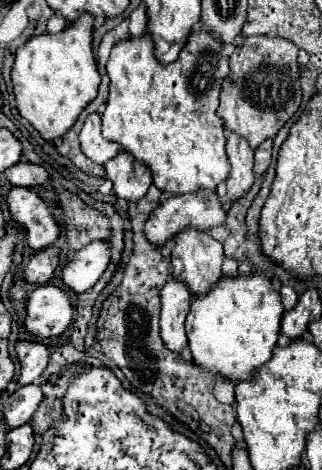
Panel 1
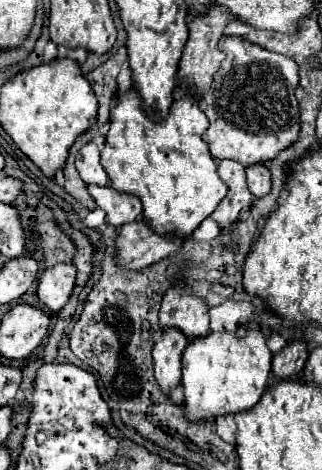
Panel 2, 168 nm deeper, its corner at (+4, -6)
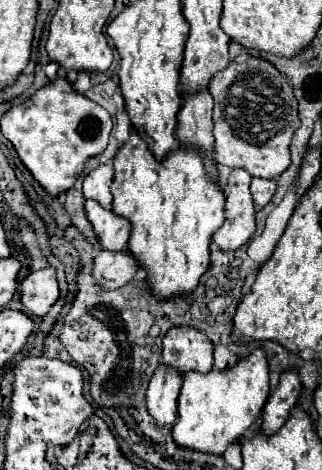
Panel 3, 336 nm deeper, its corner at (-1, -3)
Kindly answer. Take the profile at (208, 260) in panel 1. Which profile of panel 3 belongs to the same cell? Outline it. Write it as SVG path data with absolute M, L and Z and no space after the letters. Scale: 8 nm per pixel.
M173 327L163 337L163 365L181 375L187 371L207 373L213 365L213 345L197 329Z

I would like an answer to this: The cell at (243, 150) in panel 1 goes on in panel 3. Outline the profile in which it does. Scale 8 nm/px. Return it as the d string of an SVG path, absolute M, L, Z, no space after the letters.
M233 169L229 175L229 197L225 203L225 223L213 235L213 243L221 251L235 251L245 245L255 233L255 205L249 193L251 175L243 169Z

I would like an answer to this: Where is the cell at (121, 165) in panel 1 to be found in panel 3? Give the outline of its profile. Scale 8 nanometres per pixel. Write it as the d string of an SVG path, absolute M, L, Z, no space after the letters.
M85 201L85 215L93 225L95 237L107 251L125 251L129 239L129 223L119 219L111 209L99 207L95 201Z

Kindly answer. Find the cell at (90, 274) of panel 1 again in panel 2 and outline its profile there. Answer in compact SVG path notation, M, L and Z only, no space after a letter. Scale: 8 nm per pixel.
M58 264L46 268L38 282L38 296L50 312L58 312L68 300L76 286L76 266Z

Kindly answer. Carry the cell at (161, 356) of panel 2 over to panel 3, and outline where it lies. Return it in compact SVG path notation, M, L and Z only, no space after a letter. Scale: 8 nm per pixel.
M159 367L147 389L147 413L157 427L171 427L177 421L177 397L183 377L169 367Z

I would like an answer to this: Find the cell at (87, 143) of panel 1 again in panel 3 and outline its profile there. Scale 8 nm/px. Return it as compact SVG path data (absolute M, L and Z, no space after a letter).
M99 165L95 171L91 171L83 181L83 197L95 199L101 207L111 209L111 183L113 183L113 165Z

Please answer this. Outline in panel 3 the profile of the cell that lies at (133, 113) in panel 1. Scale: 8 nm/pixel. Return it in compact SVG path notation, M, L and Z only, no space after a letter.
M131 131L129 141L119 149L113 159L115 181L111 185L113 191L113 211L123 217L131 225L127 251L137 261L137 265L145 271L145 283L155 295L155 299L171 299L175 295L191 295L197 289L201 275L209 269L209 243L213 233L223 225L225 219L225 195L223 191L209 181L205 173L203 159L197 151L185 151L179 147L169 153L163 161L157 161L147 143Z

